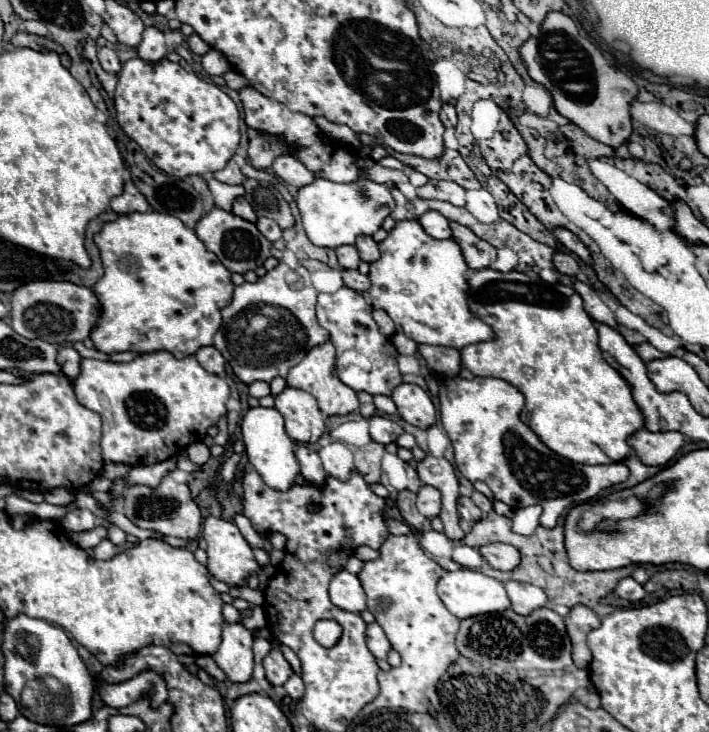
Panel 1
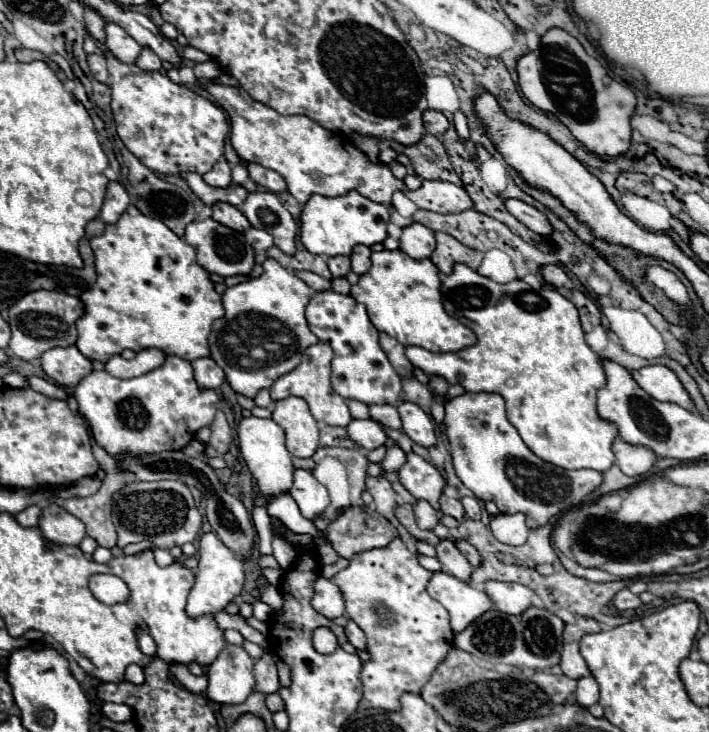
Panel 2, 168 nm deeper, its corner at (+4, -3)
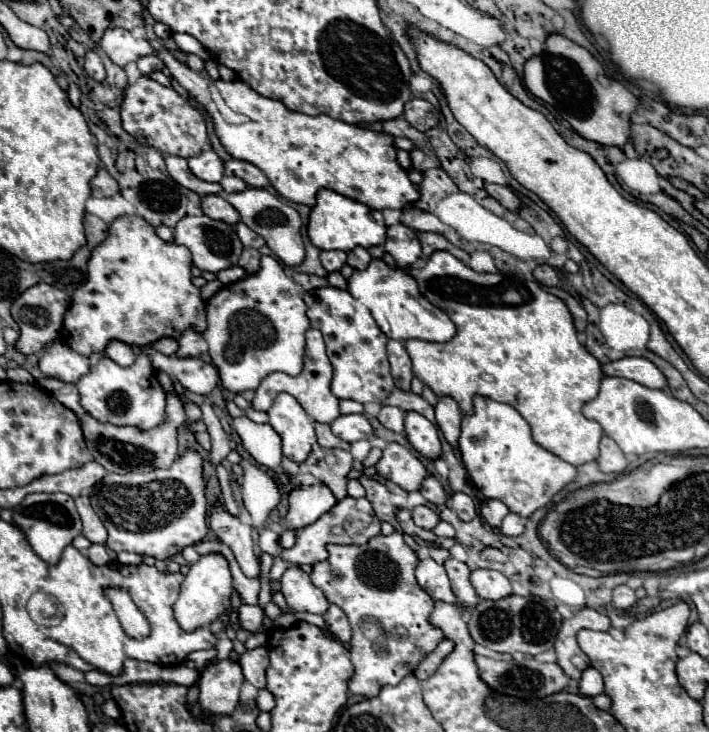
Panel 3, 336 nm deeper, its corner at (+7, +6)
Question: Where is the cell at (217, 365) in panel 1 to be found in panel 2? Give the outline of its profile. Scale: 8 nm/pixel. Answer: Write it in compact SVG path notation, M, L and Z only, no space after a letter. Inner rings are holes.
M210 357L194 359L192 367L194 367L194 379L198 381L200 387L218 389L224 383L224 371Z

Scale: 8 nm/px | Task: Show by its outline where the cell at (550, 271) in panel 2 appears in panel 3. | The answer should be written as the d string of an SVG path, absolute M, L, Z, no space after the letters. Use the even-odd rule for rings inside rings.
M547 264L537 266L537 268L533 270L533 276L535 276L535 280L537 280L539 284L543 284L543 286L557 286L557 284L559 284L557 272L555 272L551 266L547 266Z

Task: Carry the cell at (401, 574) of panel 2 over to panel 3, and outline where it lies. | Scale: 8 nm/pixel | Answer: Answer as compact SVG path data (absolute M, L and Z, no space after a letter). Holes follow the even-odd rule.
M393 532L391 536L375 536L363 546L327 546L327 560L313 564L311 582L317 586L329 604L337 604L349 618L353 636L351 636L351 662L355 666L353 676L349 678L349 692L365 698L373 698L379 694L383 686L399 684L407 674L411 674L417 664L437 648L443 640L441 630L429 624L429 614L433 610L431 596L419 588L415 580L415 566L419 564L419 556L413 548L409 548L403 540L401 532Z

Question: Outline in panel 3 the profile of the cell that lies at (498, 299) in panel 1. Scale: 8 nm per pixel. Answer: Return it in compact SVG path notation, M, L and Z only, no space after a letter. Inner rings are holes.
M433 252L423 268L411 266L407 272L417 280L421 294L433 306L441 308L457 328L453 340L445 344L425 340L405 342L405 350L413 362L413 374L425 386L429 386L437 398L453 398L463 414L473 414L473 396L485 396L495 402L511 404L533 428L533 440L565 462L581 466L599 456L599 440L603 430L597 422L587 420L581 414L581 408L599 392L599 382L603 378L601 364L585 350L583 344L579 344L573 318L557 296L545 292L535 280L513 282L501 272L479 274L449 252Z

